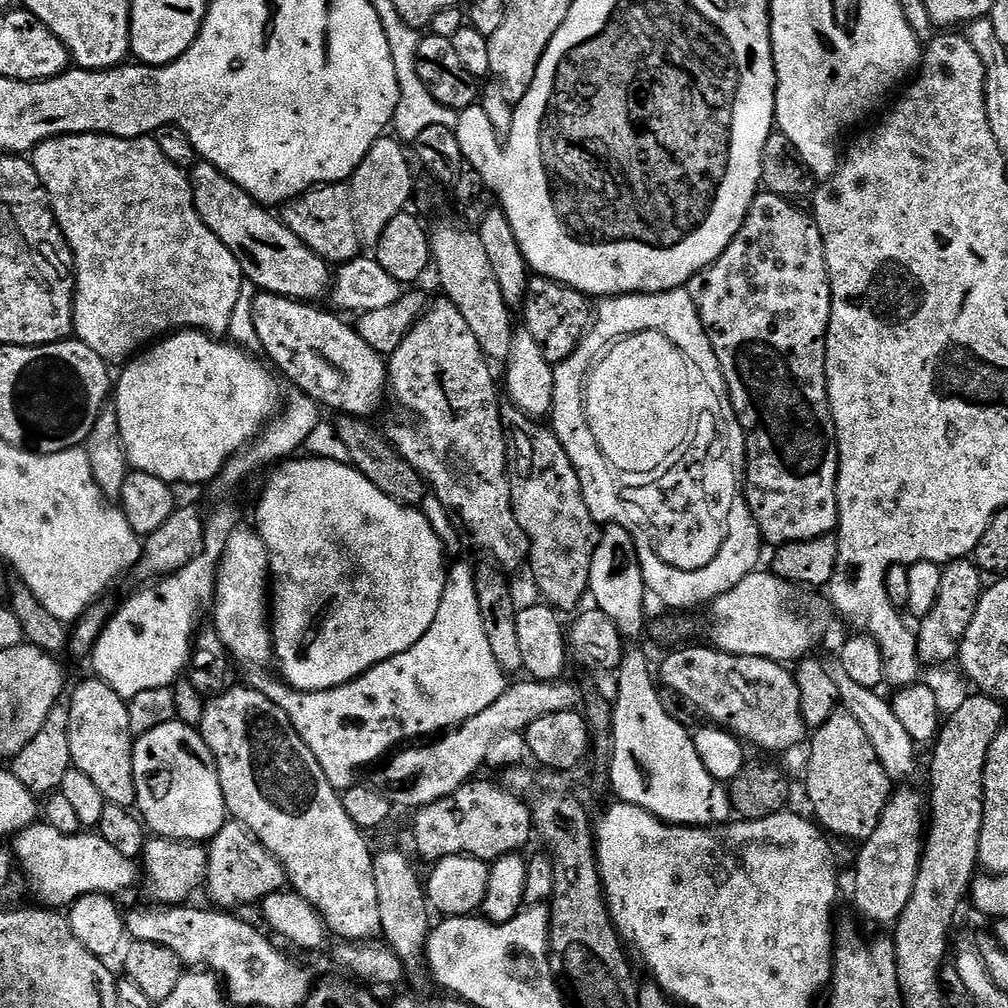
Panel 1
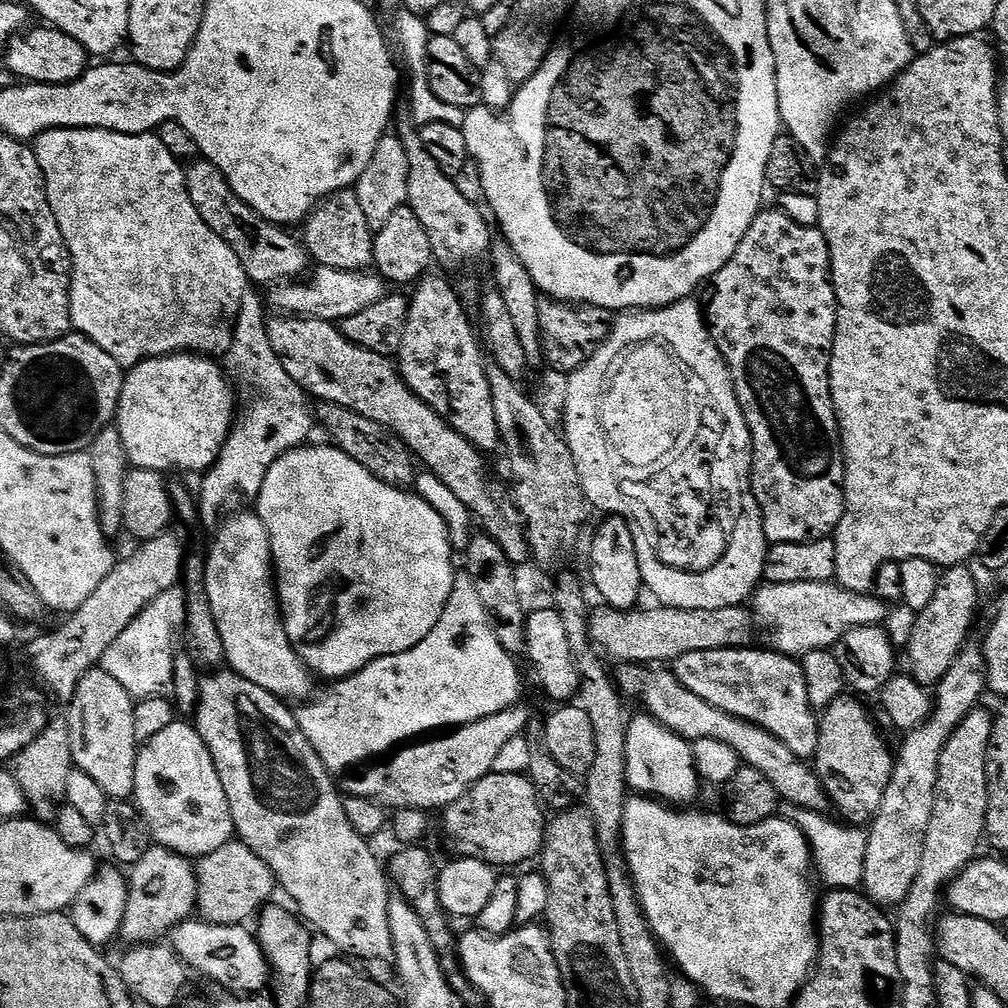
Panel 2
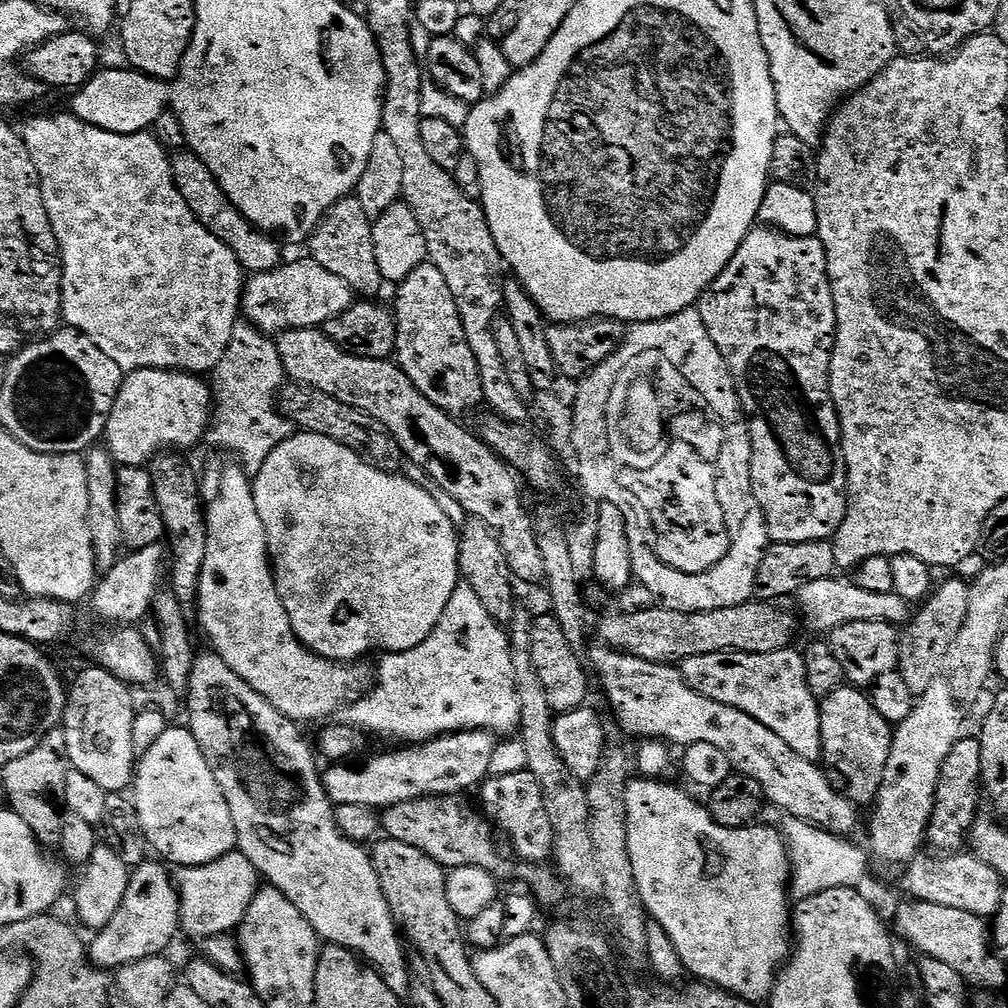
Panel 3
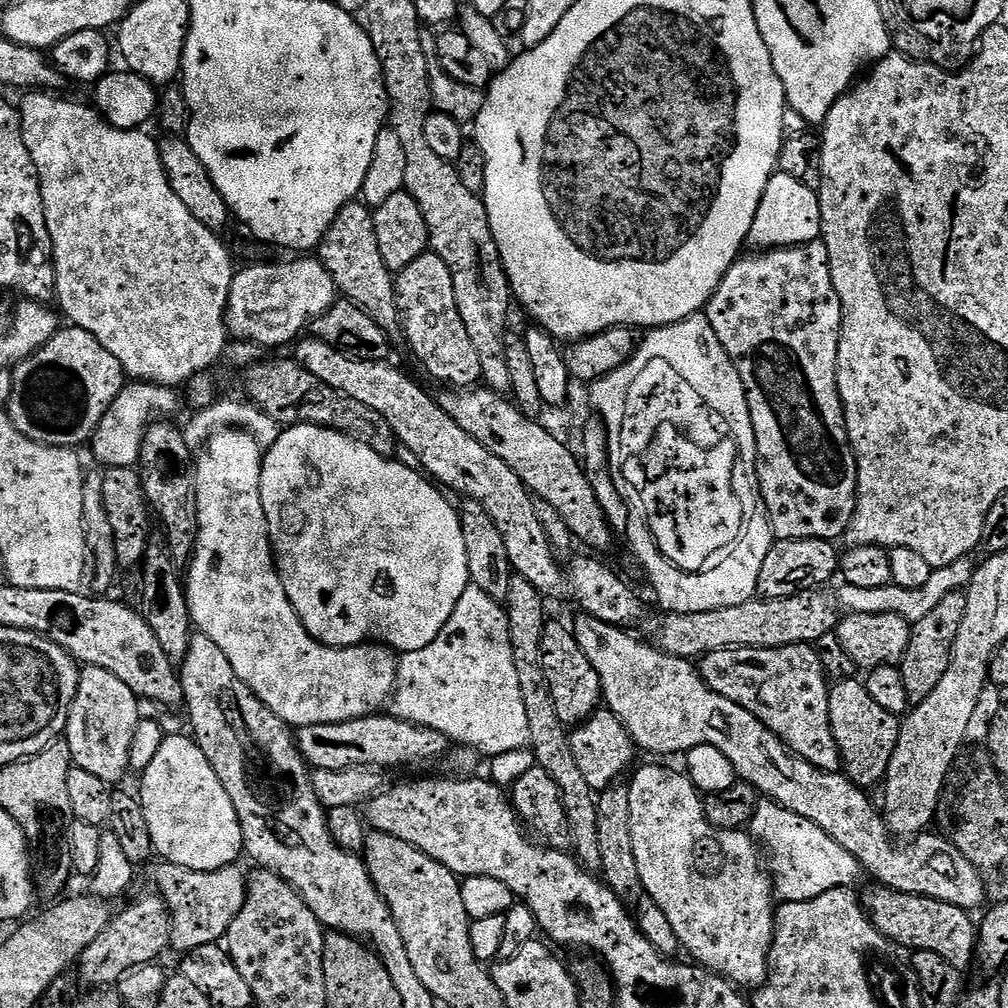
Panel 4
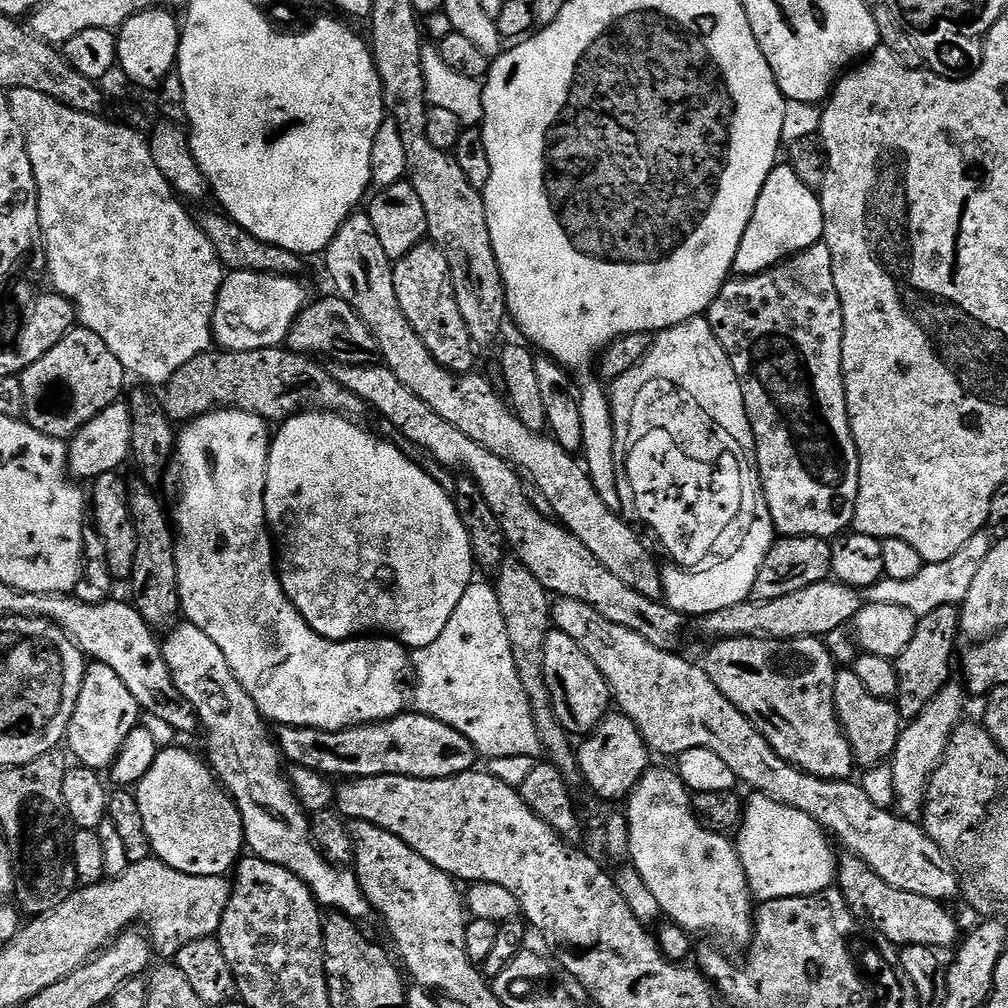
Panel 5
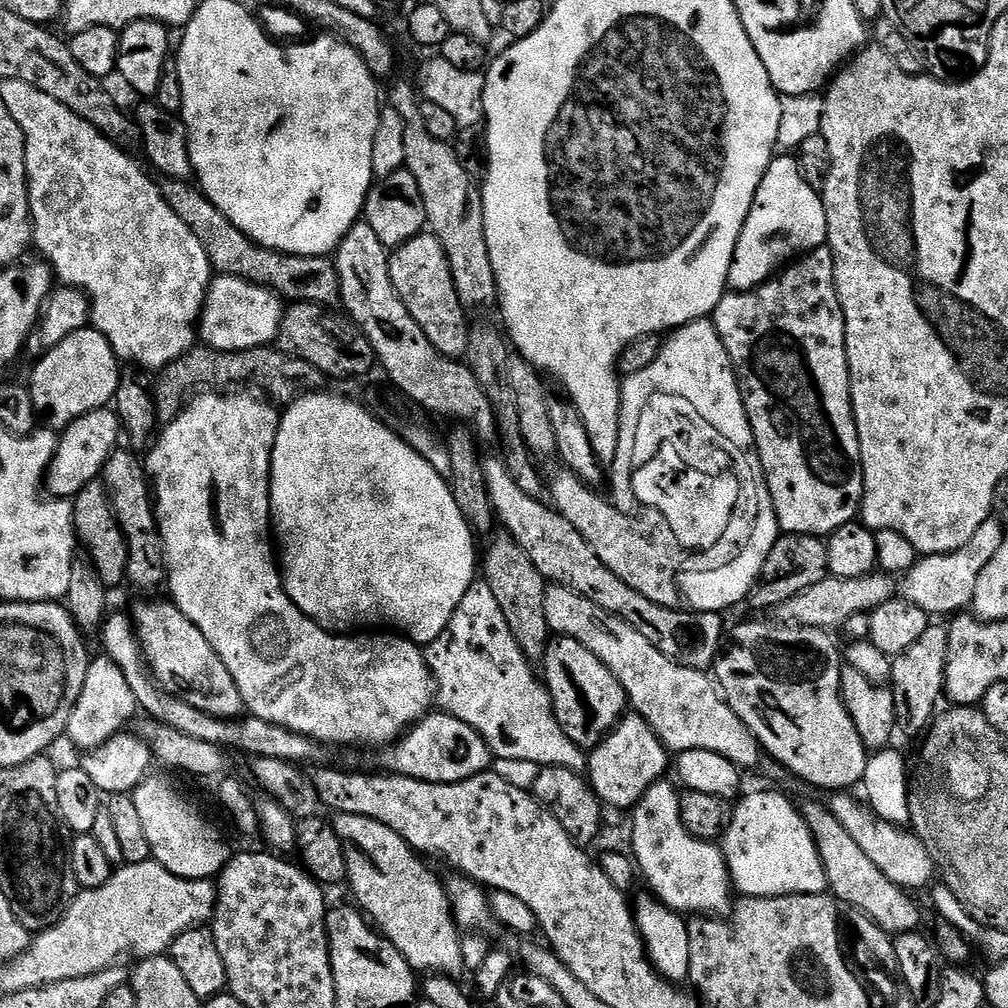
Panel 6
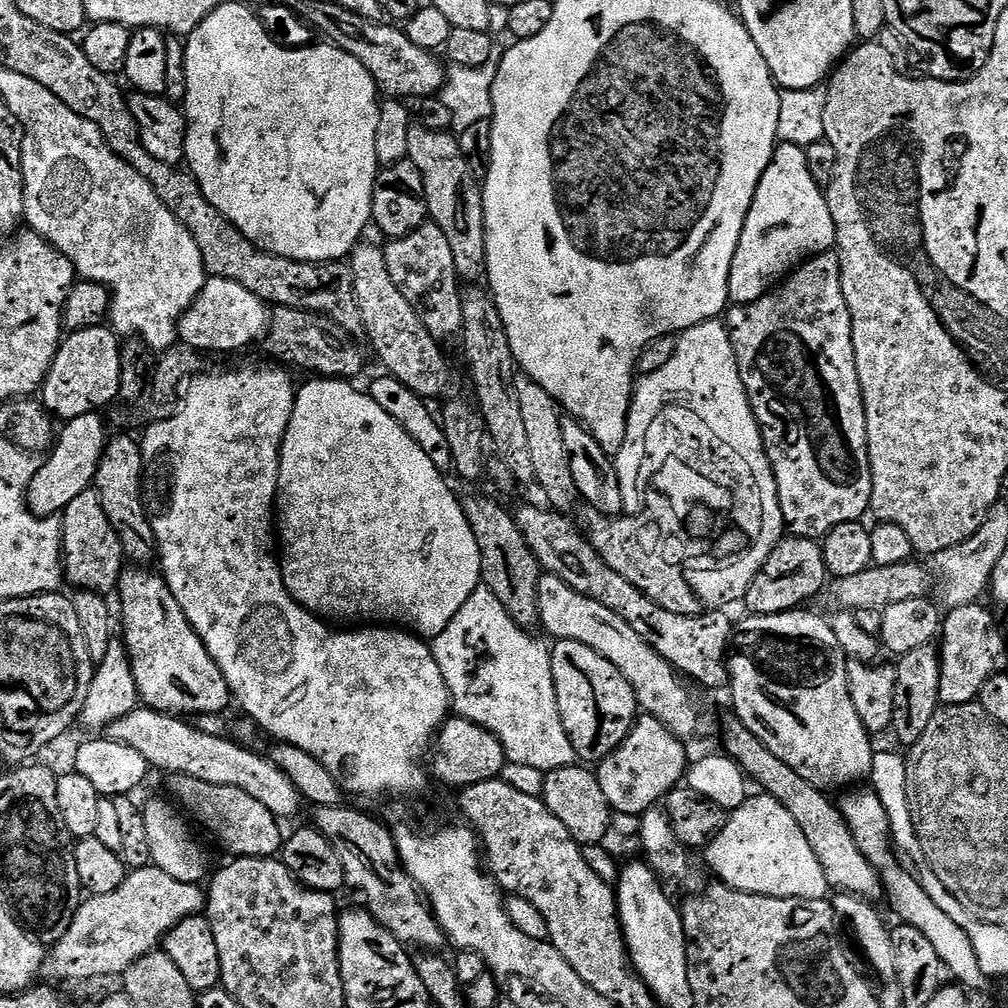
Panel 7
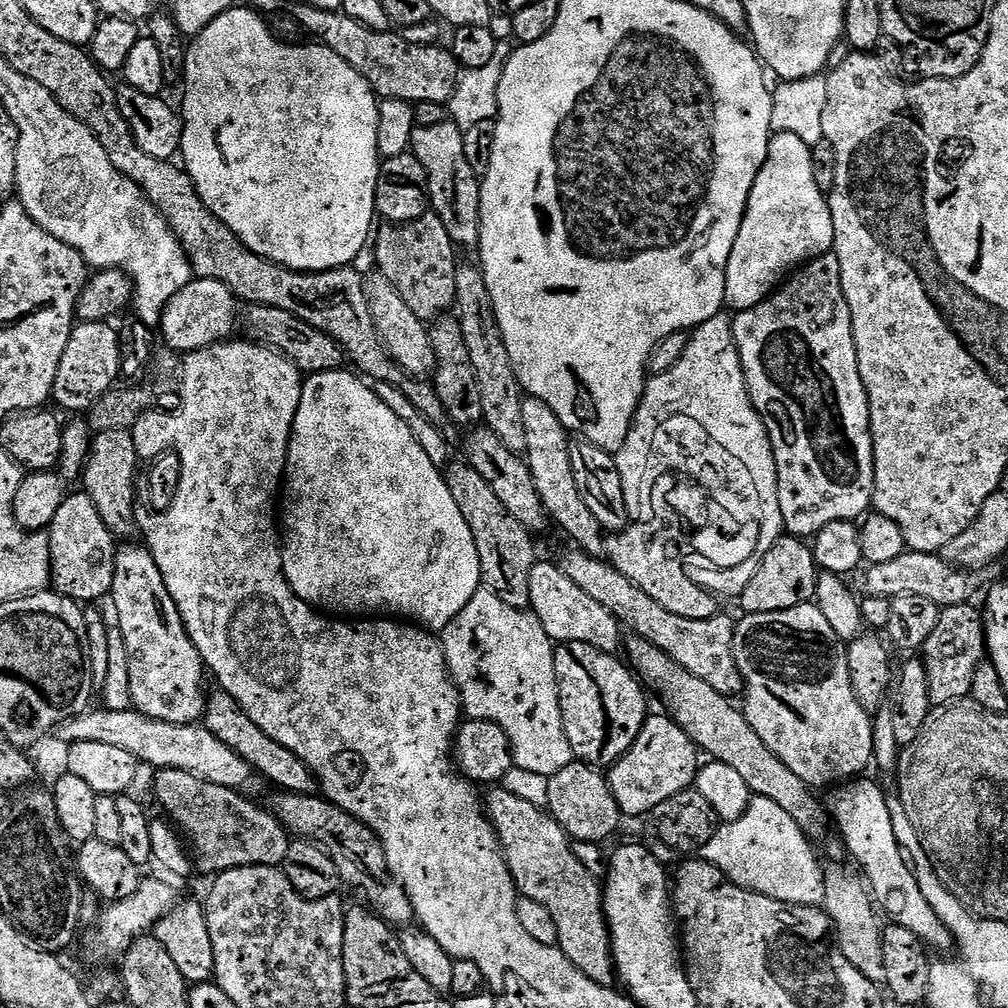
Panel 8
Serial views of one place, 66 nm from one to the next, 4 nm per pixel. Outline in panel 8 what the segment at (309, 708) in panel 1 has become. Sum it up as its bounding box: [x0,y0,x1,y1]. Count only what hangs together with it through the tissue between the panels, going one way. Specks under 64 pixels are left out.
[442,586,573,777]

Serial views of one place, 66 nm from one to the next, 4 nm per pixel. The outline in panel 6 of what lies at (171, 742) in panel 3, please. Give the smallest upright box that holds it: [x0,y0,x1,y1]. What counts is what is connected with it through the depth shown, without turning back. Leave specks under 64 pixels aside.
[131,775,234,880]

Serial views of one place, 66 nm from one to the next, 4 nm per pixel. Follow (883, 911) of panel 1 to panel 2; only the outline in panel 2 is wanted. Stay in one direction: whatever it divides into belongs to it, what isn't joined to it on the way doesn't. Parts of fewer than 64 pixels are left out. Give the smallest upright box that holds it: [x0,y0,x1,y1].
[863,646,986,906]

